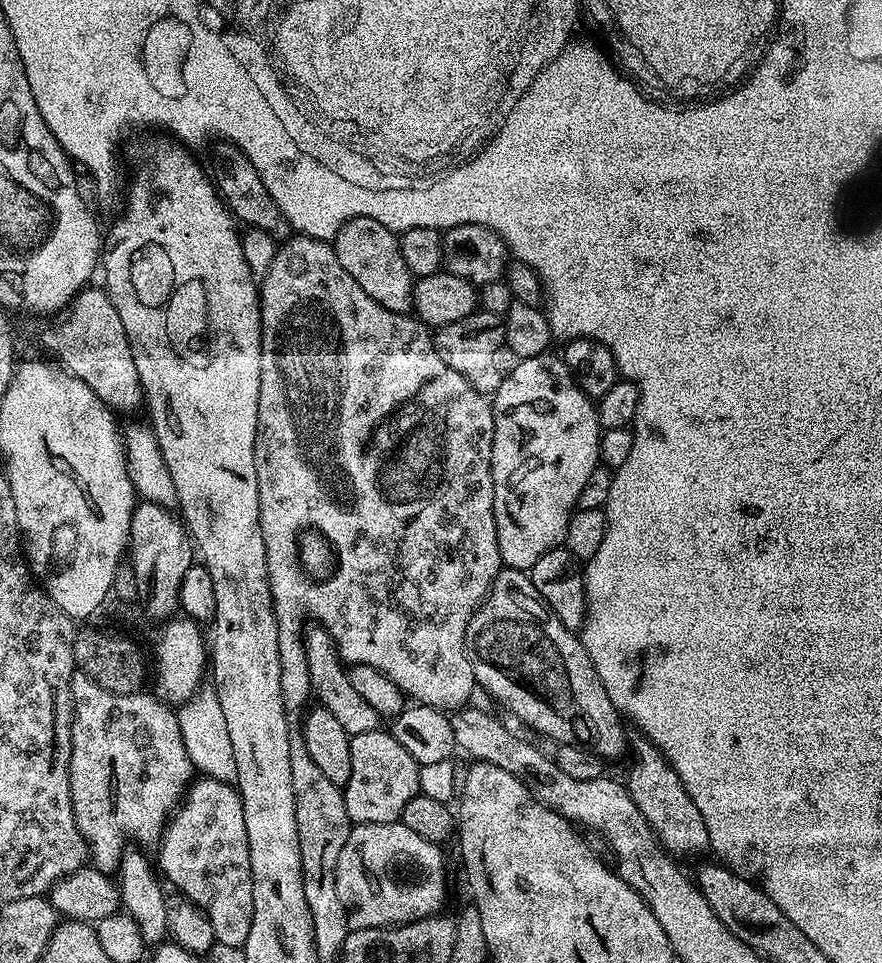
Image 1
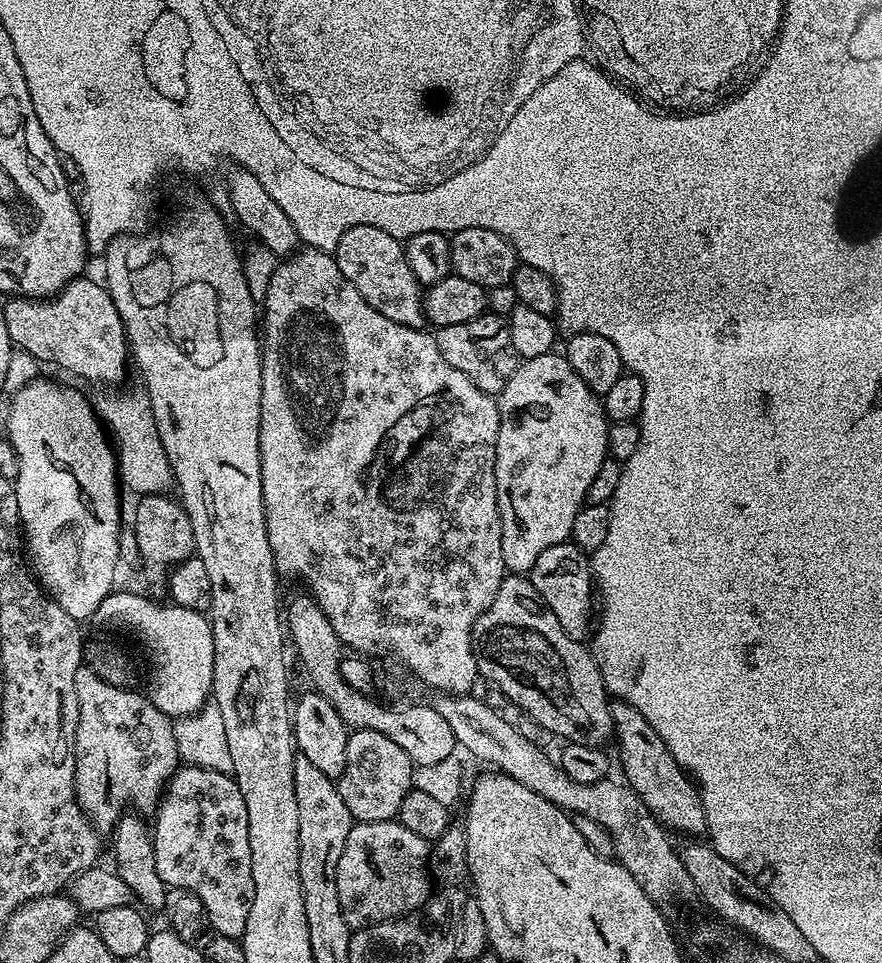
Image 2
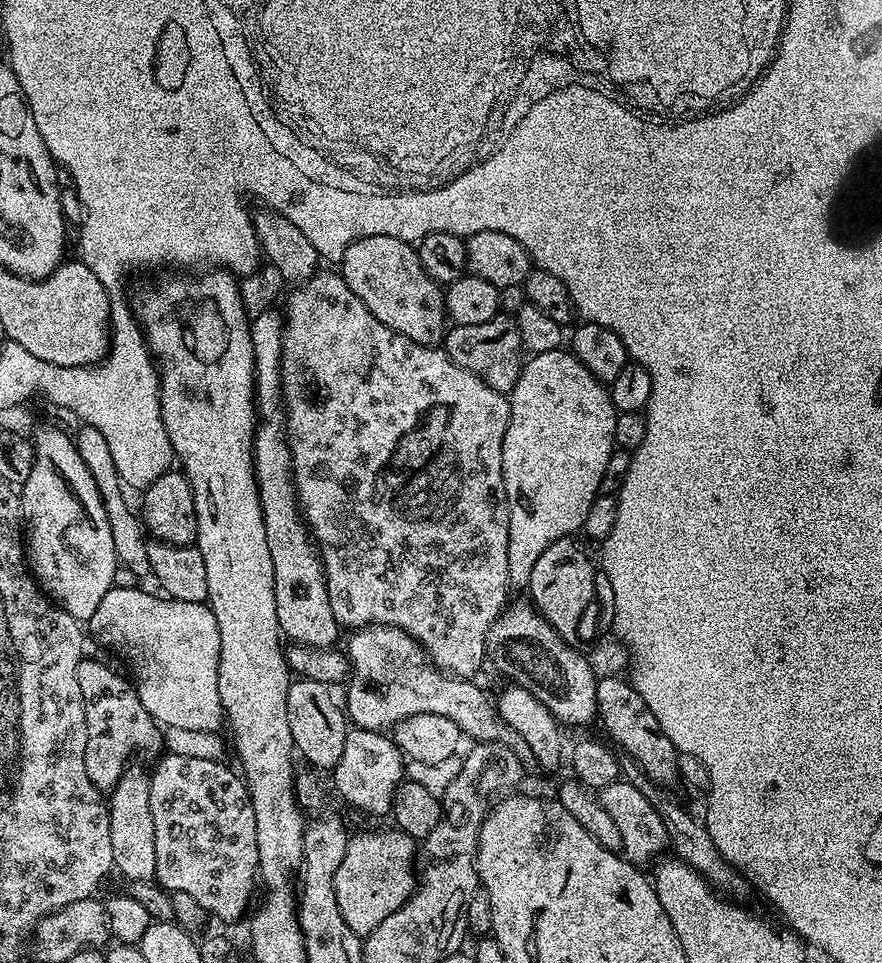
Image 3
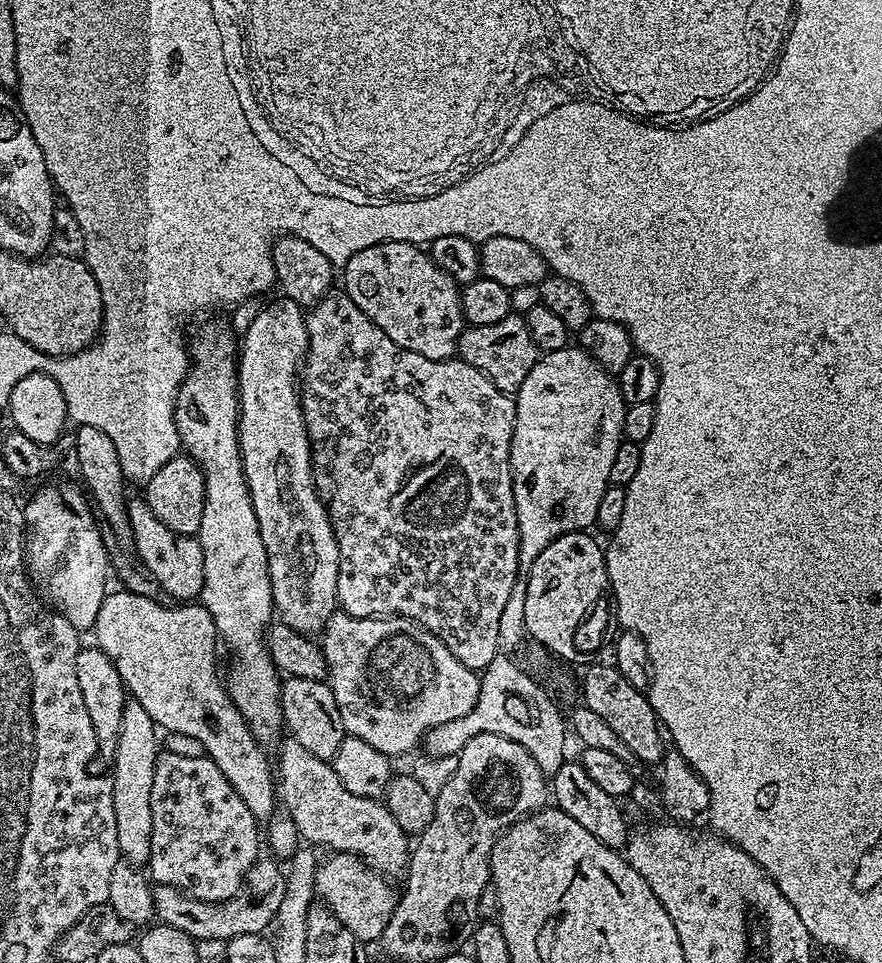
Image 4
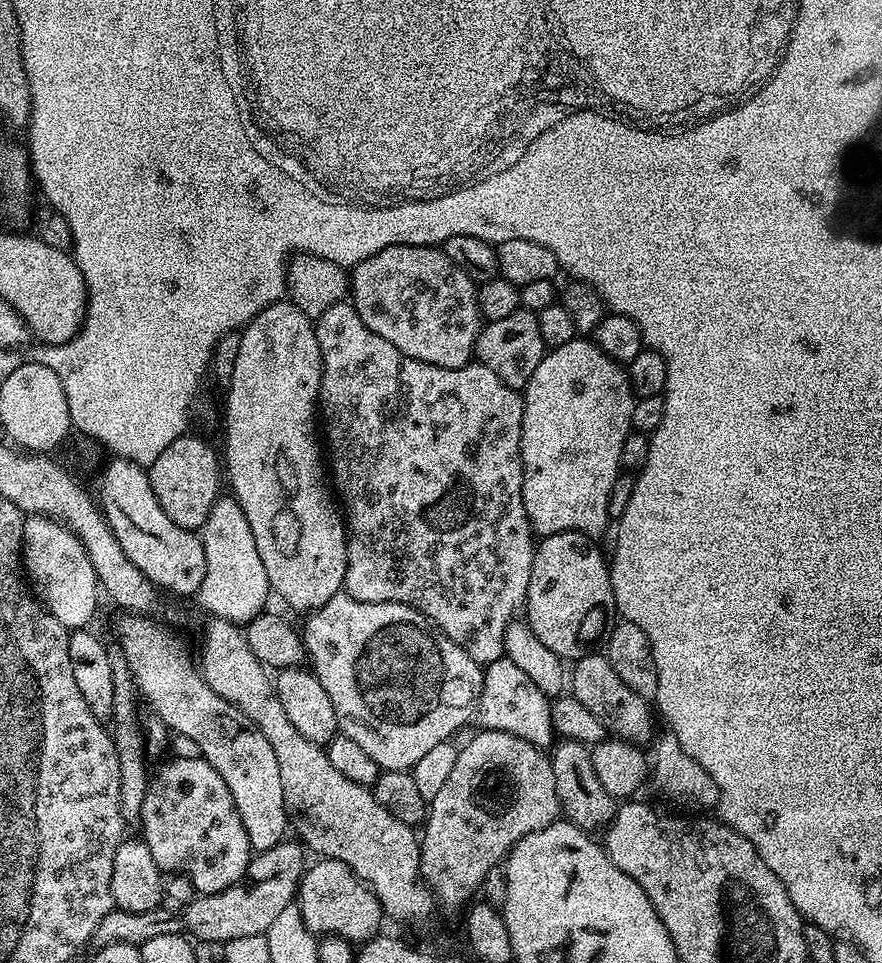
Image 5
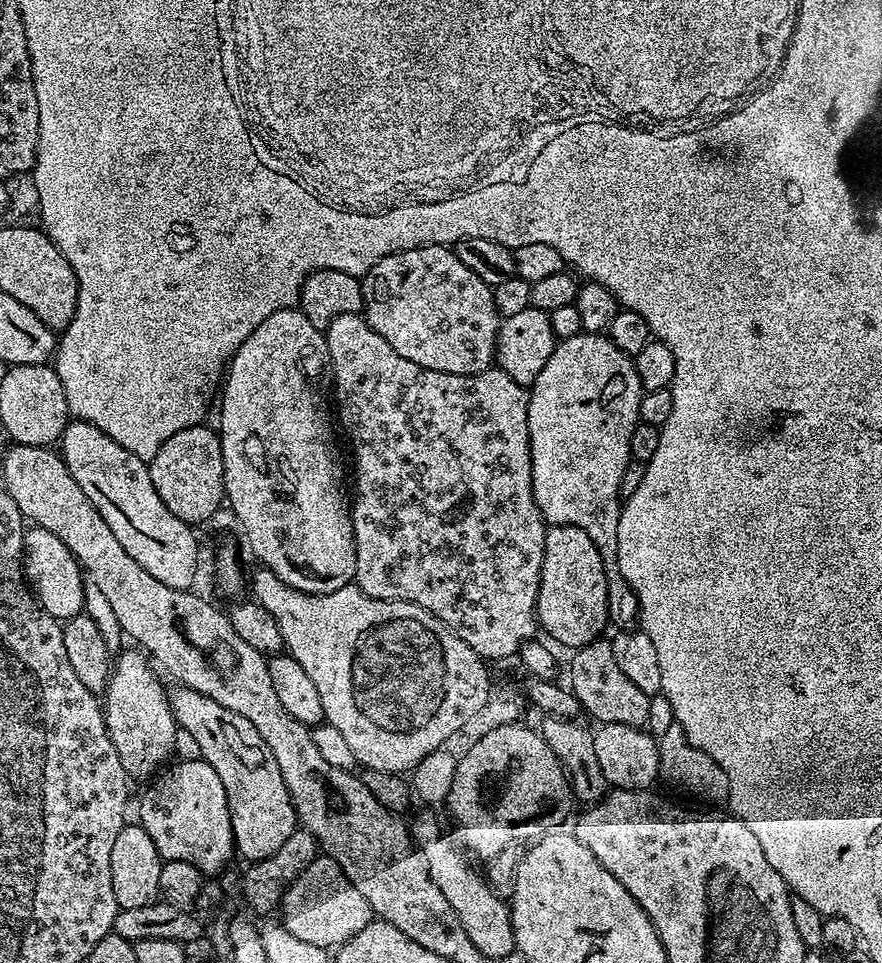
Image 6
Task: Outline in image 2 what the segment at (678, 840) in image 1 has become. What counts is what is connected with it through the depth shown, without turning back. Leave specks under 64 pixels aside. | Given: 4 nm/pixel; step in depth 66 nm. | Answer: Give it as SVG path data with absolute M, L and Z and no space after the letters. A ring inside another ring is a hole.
M617 699L611 705L614 741L620 747L620 760L624 763L624 776L628 787L633 788L642 802L654 814L659 824L669 833L685 832L688 838L700 838L707 833L706 810L702 806L700 790L690 779L689 773L670 754L670 746L642 718L642 714L625 700Z

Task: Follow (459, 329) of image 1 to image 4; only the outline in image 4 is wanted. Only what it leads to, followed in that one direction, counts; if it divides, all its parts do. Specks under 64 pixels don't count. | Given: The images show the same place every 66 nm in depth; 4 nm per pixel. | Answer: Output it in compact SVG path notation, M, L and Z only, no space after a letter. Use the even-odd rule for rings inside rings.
M513 314L498 322L490 322L490 326L473 324L465 327L459 342L456 344L459 359L465 360L474 370L486 374L490 382L498 390L515 394L526 382L526 374L534 370L538 359L538 349L534 338L530 336L530 326L523 315Z

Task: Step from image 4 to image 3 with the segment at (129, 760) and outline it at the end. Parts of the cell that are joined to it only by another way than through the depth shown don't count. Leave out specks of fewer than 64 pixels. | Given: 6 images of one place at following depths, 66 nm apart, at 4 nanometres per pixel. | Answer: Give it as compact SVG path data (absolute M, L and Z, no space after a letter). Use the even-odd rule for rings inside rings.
M129 766L118 778L116 787L107 797L110 818L110 850L115 871L125 876L125 881L155 881L154 862L154 817L150 815L149 777L146 772Z

